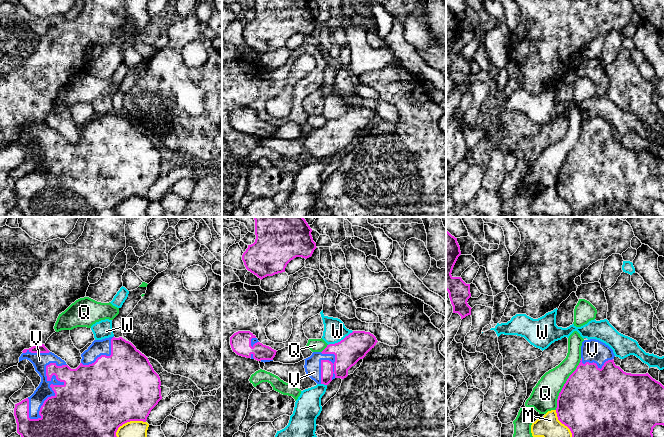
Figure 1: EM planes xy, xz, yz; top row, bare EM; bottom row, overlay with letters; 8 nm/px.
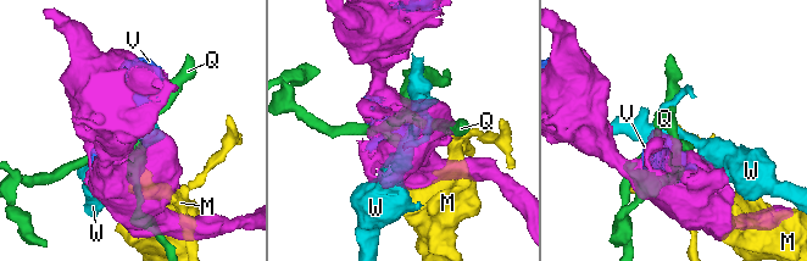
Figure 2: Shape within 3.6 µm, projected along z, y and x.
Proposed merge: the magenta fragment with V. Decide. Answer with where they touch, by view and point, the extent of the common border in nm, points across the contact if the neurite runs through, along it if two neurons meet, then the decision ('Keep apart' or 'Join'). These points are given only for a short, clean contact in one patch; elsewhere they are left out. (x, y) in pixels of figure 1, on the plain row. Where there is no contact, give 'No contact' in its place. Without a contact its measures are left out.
Touches magenta at xy (60, 161). Shared border 550 nm. Join

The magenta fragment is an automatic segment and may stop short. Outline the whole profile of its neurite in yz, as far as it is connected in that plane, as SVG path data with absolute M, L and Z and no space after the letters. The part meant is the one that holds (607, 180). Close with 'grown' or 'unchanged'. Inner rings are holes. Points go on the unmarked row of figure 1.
M599 116L582 118L580 139L567 155L557 175L557 193L570 205L571 217L657 217L652 208L656 201L664 202L664 162L648 149L624 148L615 141L614 133L613 126Z; grown

